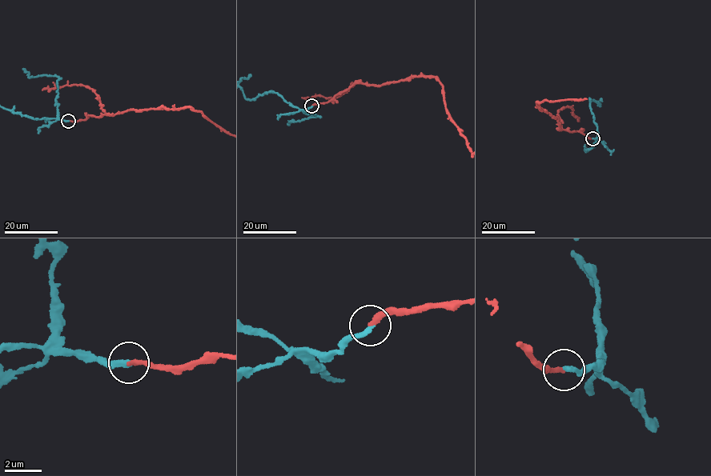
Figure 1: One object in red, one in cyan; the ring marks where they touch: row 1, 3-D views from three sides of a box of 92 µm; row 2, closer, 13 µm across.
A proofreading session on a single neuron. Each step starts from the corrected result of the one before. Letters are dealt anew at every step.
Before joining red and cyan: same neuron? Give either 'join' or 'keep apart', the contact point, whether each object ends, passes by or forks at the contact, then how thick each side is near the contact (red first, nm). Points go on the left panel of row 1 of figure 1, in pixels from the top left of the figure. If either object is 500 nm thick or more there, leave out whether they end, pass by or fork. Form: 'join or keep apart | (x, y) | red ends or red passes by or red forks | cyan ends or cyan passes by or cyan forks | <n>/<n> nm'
join | (68, 121) | red ends | cyan ends | 280/280 nm

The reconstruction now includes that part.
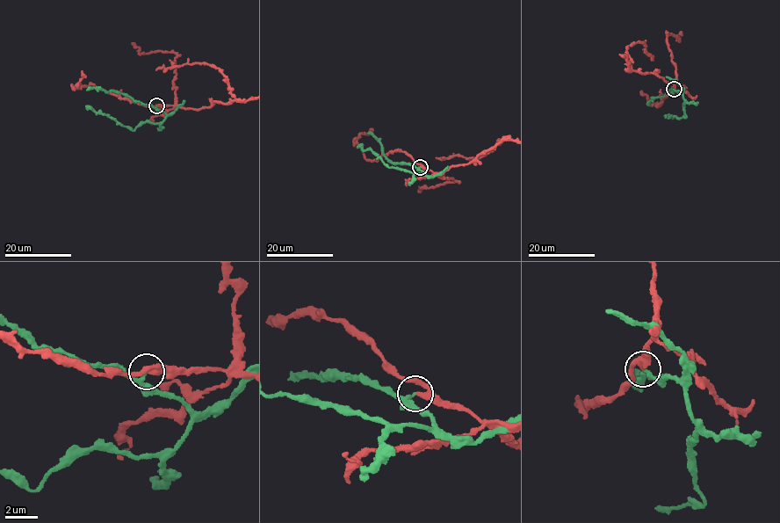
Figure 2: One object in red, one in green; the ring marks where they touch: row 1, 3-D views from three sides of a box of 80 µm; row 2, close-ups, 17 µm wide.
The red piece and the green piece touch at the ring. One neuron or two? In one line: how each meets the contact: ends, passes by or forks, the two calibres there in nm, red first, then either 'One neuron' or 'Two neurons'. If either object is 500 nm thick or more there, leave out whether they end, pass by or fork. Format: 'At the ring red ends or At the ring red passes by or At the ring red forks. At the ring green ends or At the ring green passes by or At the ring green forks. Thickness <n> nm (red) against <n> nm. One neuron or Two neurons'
At the ring red passes by. At the ring green passes by. Thickness 240 nm (red) against 170 nm. Two neurons

